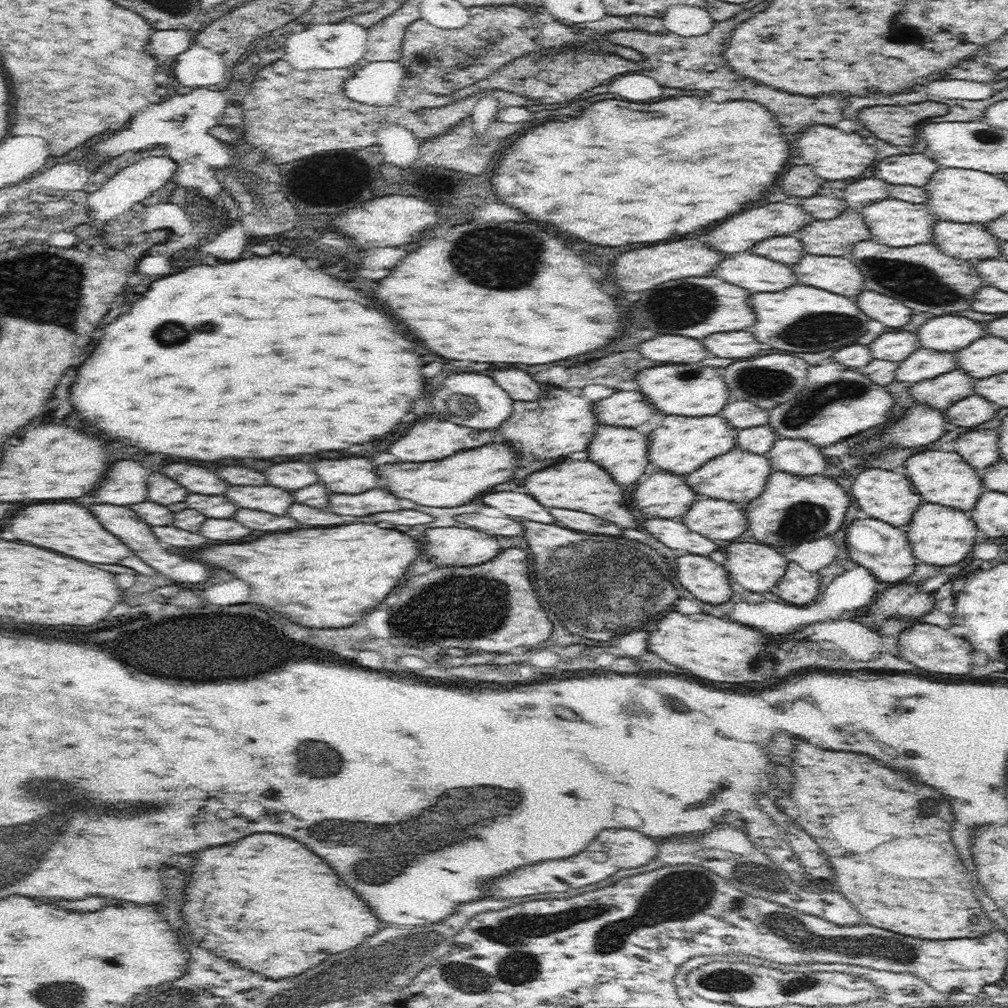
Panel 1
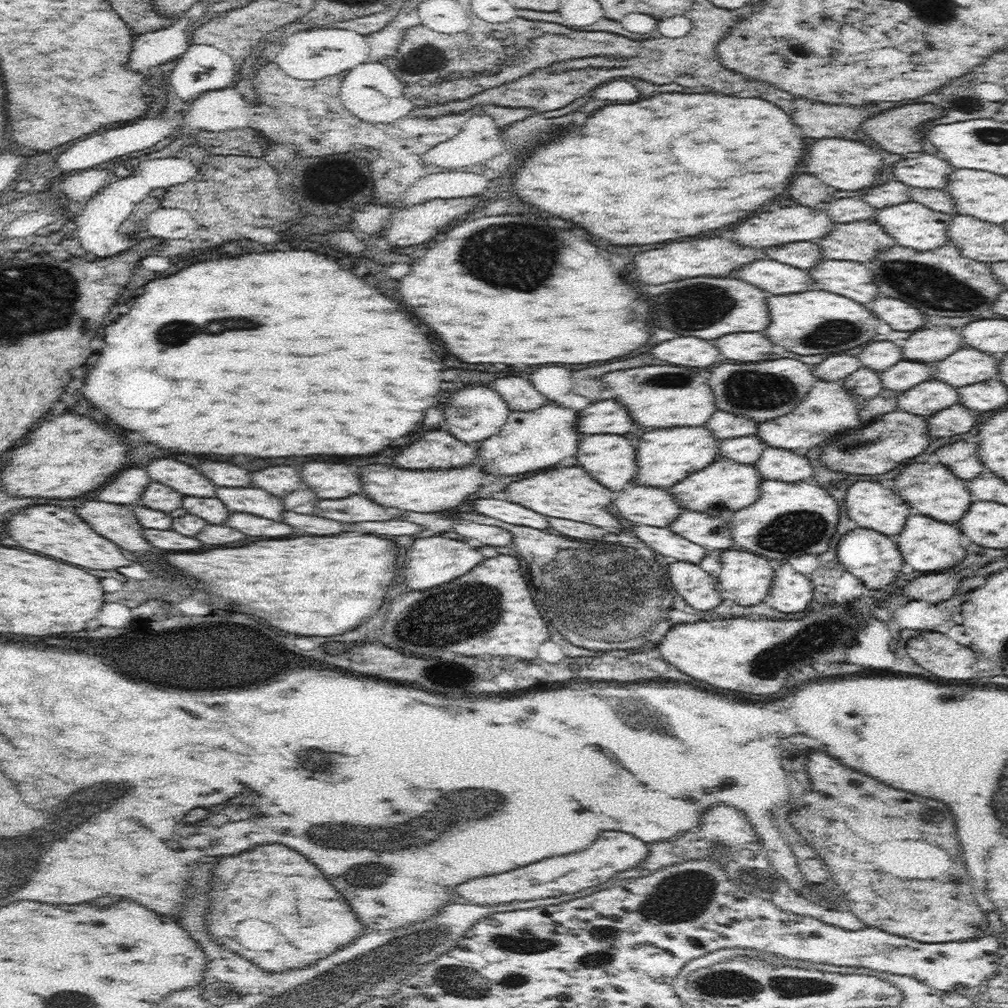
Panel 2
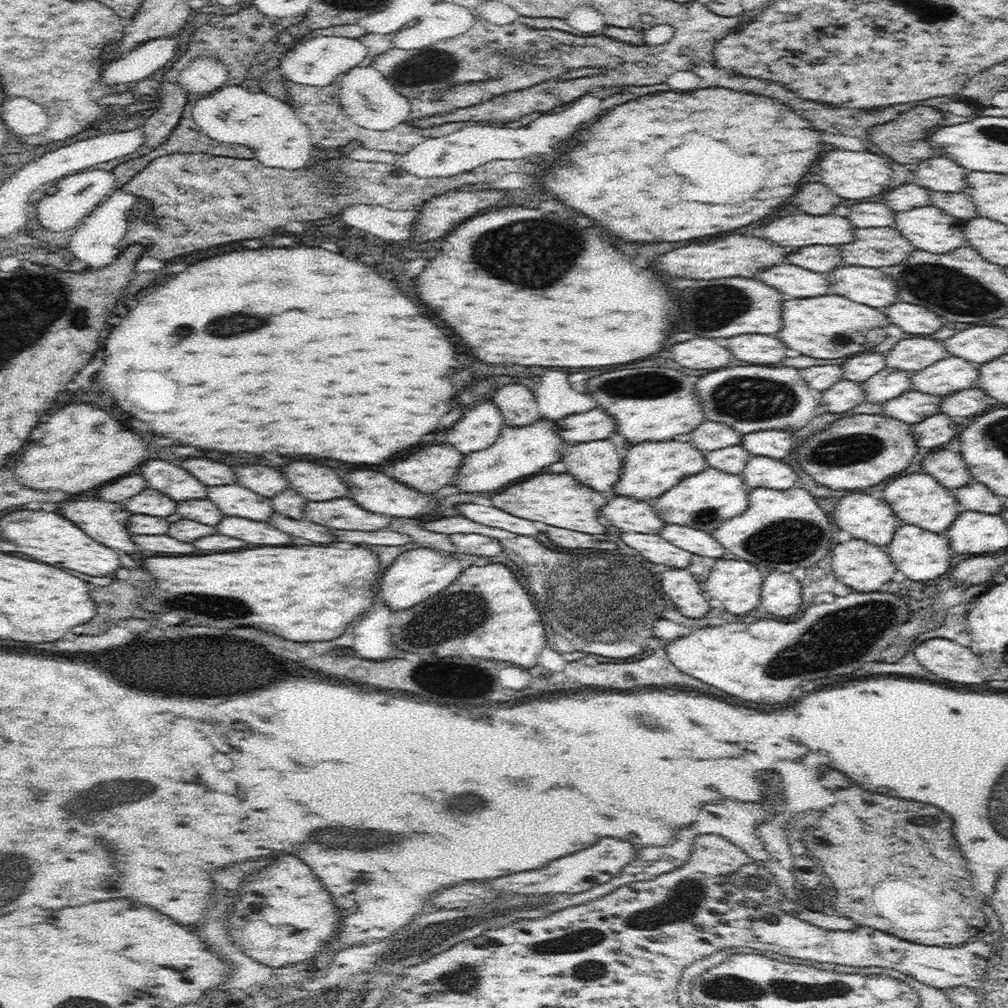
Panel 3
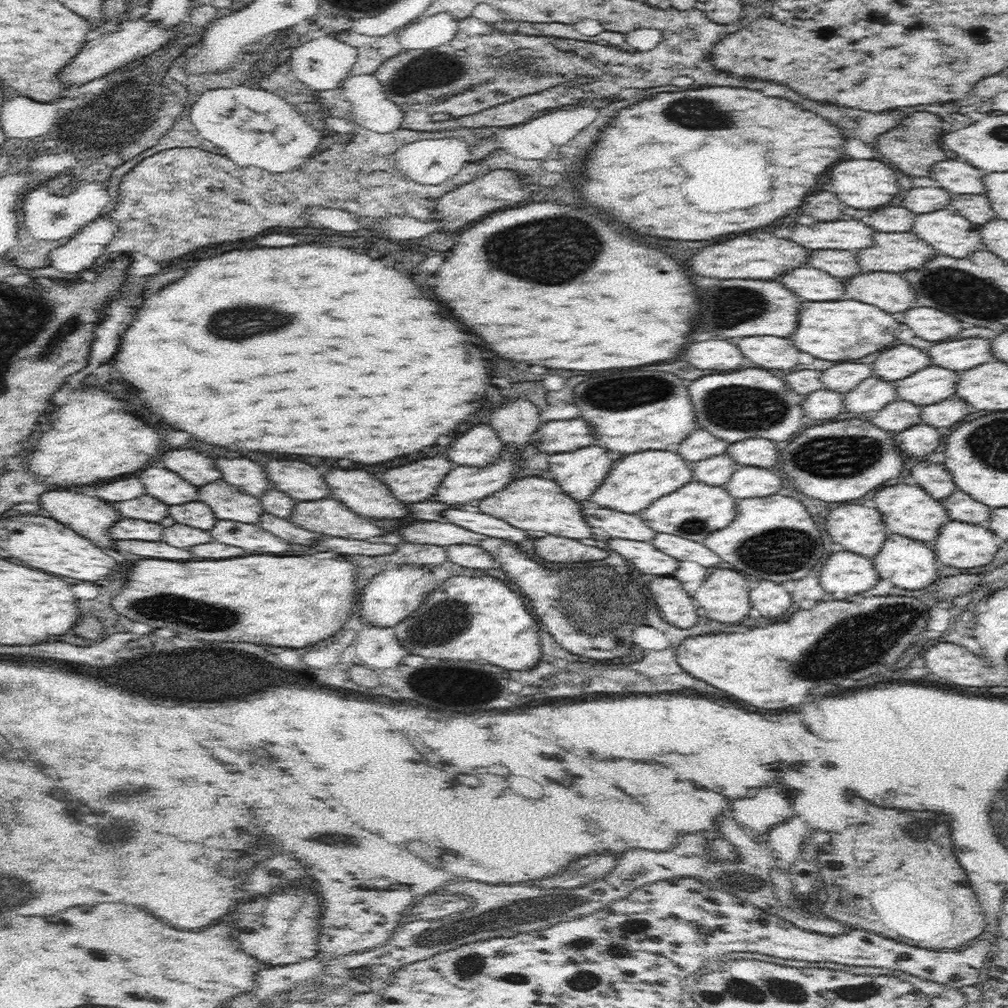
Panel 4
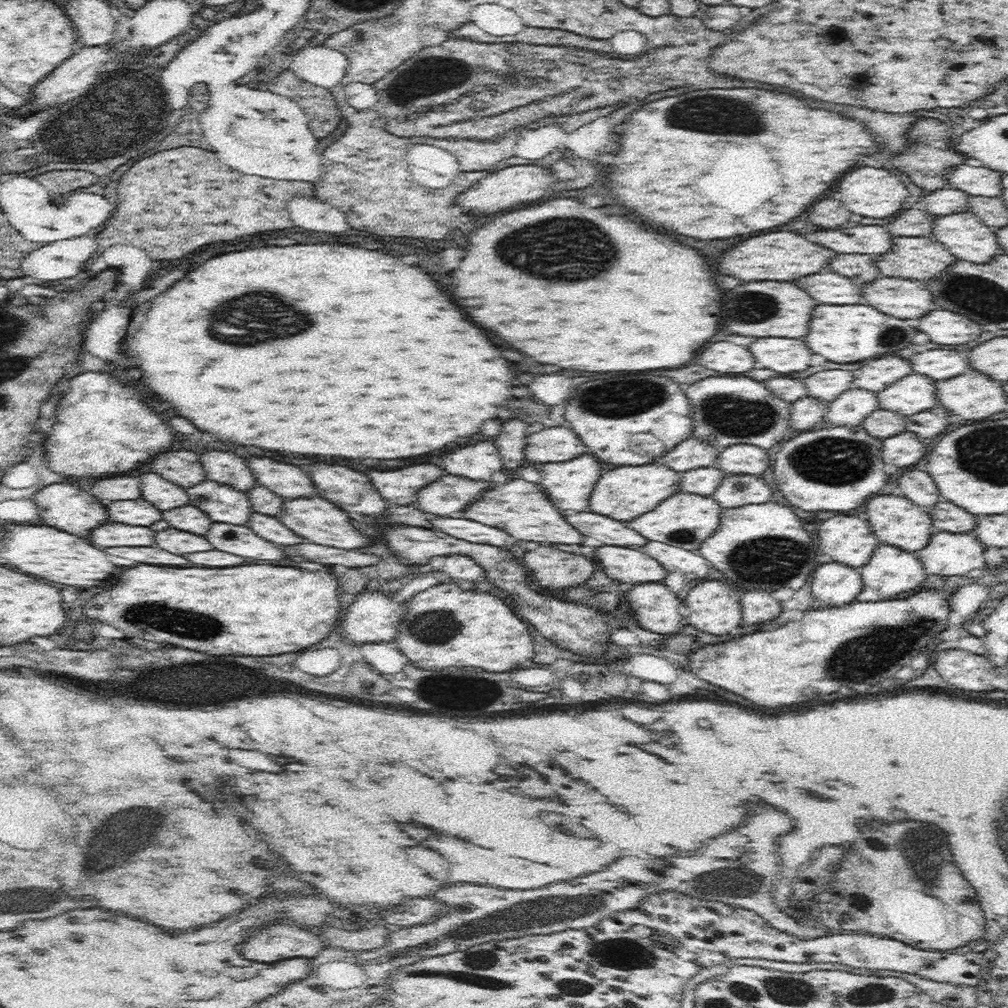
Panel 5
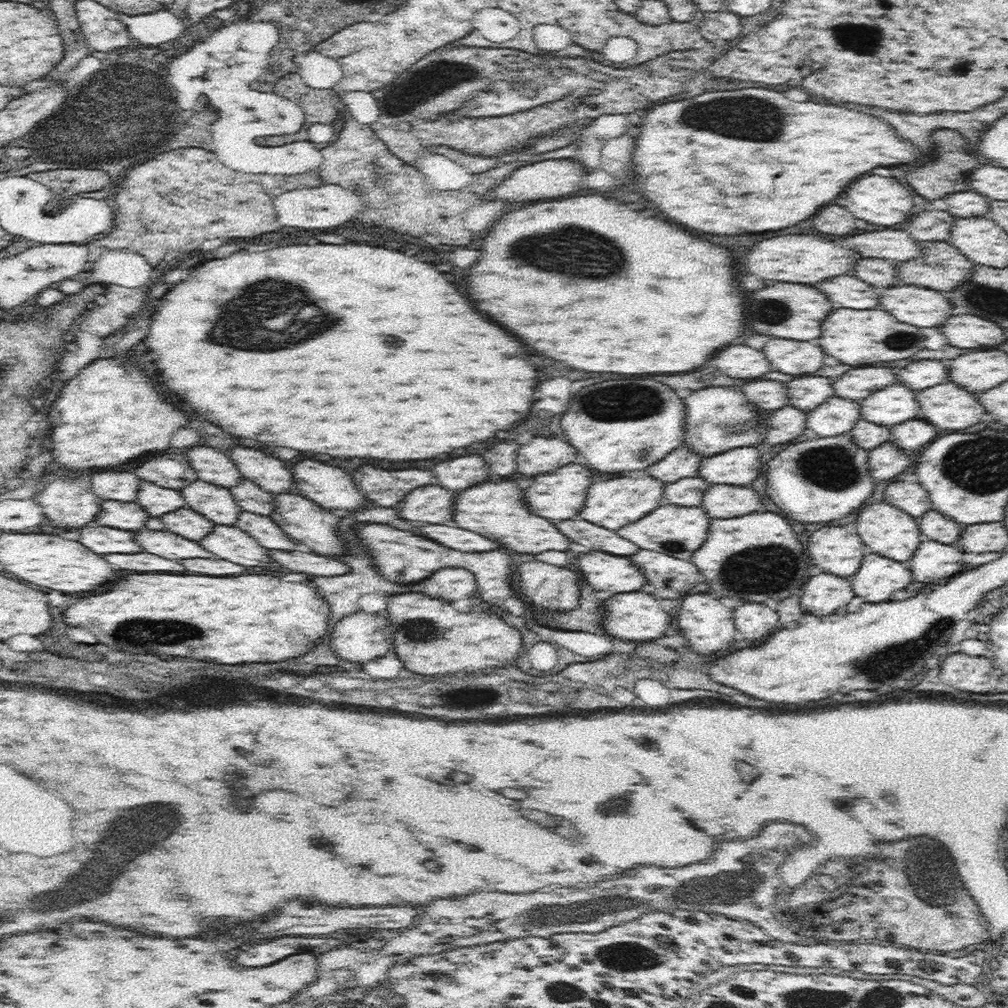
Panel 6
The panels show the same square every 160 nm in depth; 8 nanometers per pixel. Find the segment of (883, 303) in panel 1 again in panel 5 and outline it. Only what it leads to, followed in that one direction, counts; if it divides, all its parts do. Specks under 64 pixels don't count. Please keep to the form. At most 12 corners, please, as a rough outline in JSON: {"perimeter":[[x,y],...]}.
{"perimeter":[[932,309],[918,331],[932,343],[960,345],[984,334],[957,312]]}

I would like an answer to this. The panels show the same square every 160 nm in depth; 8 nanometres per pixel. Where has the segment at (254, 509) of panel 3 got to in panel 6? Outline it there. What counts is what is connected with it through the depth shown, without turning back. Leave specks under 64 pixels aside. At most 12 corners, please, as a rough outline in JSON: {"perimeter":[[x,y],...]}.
{"perimeter":[[196,480],[186,504],[216,524],[236,524],[238,506],[226,488]]}

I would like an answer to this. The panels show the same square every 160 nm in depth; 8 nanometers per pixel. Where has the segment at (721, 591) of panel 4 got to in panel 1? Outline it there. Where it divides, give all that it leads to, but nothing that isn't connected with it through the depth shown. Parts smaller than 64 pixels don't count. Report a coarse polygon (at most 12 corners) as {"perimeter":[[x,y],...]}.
{"perimeter":[[757,542],[724,548],[728,580],[773,590],[789,563]]}

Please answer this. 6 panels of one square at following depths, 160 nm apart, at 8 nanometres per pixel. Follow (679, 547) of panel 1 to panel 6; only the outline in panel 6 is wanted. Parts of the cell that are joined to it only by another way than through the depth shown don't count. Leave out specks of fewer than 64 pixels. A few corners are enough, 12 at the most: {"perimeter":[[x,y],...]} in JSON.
{"perimeter":[[606,552],[573,557],[598,591],[638,591],[646,584],[629,557]]}

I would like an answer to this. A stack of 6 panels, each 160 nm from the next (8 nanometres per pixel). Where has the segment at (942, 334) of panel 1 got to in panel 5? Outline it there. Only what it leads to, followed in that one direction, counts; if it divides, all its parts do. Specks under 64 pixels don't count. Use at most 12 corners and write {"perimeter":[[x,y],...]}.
{"perimeter":[[902,356],[866,359],[851,388],[877,393],[908,373]]}

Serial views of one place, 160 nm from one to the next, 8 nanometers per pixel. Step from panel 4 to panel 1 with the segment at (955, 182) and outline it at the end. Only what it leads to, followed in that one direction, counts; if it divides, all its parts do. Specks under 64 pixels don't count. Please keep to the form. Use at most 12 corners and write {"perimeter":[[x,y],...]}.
{"perimeter":[[923,152],[886,157],[889,184],[925,187],[937,164]]}

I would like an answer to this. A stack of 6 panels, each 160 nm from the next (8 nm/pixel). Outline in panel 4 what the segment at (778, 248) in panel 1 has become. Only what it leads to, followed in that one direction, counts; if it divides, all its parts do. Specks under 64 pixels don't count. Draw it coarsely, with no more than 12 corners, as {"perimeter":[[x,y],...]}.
{"perimeter":[[816,249],[810,266],[837,279],[861,272],[856,252]]}

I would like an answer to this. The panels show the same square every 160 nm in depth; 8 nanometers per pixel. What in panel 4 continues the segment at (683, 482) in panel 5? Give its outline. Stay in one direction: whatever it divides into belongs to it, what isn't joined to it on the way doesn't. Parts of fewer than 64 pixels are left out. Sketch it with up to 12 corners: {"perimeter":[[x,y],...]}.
{"perimeter":[[726,453],[692,463],[692,481],[726,485],[740,467]]}

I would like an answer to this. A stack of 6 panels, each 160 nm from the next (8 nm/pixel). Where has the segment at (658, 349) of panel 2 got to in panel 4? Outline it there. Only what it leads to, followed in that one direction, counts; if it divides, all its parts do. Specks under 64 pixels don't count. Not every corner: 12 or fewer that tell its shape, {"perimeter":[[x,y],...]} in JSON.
{"perimeter":[[704,340],[686,350],[700,370],[734,370],[742,352],[728,340]]}

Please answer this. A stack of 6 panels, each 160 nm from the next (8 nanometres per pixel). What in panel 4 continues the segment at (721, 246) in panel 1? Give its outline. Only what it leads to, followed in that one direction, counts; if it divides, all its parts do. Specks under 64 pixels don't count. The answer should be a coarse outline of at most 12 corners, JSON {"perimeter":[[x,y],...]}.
{"perimeter":[[867,220],[798,224],[790,240],[808,250],[857,252],[874,244]]}

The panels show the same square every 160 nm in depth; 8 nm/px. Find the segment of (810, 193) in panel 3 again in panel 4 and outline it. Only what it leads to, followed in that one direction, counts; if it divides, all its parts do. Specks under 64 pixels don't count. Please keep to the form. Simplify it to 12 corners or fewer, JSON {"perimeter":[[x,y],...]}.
{"perimeter":[[832,192],[810,194],[802,216],[812,222],[838,220],[846,203]]}

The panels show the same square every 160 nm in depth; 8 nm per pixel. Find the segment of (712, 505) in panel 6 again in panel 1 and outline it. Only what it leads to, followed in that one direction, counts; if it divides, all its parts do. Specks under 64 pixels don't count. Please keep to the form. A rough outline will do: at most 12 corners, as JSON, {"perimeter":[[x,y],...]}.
{"perimeter":[[777,438],[766,454],[770,472],[817,475],[826,459],[802,438]]}

